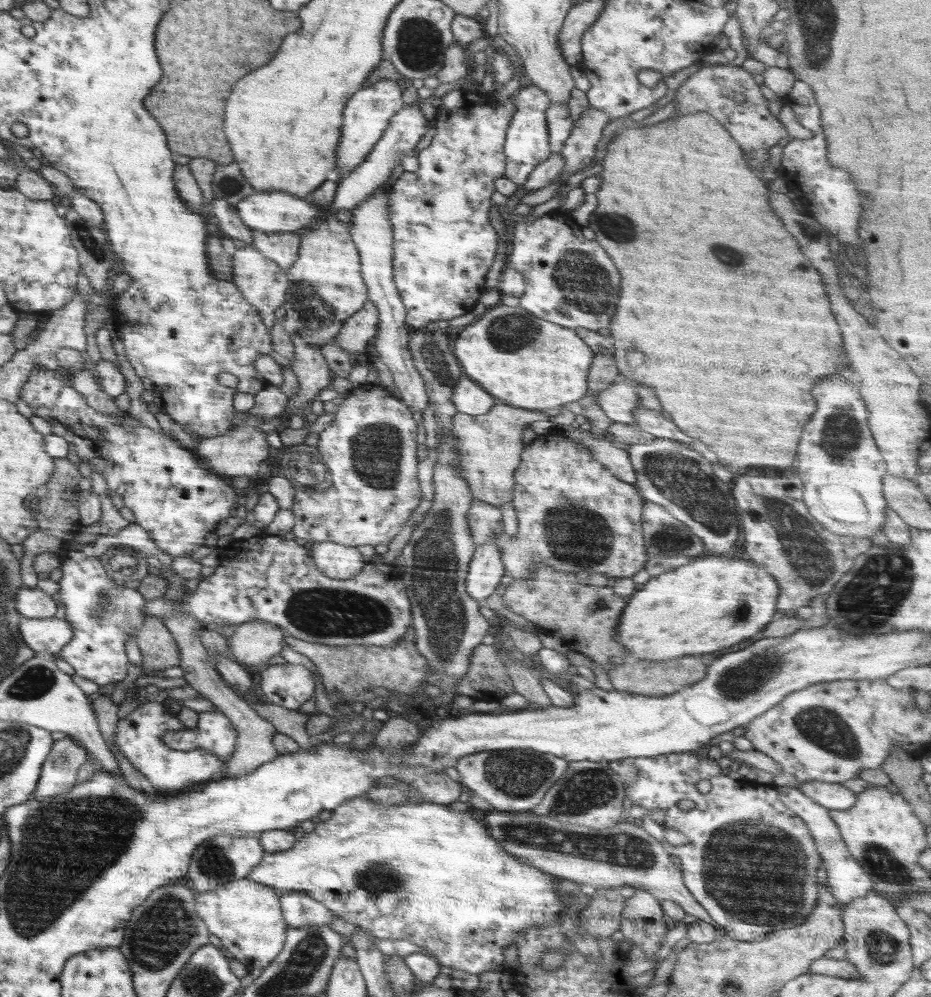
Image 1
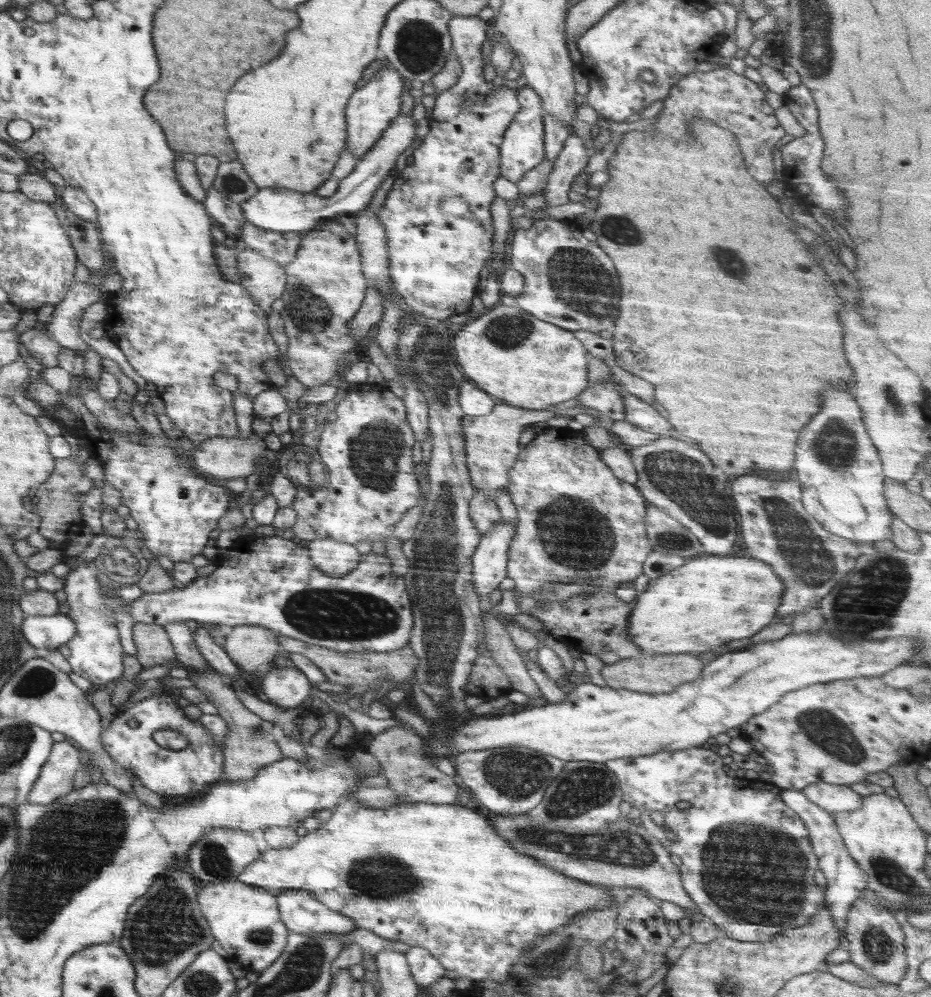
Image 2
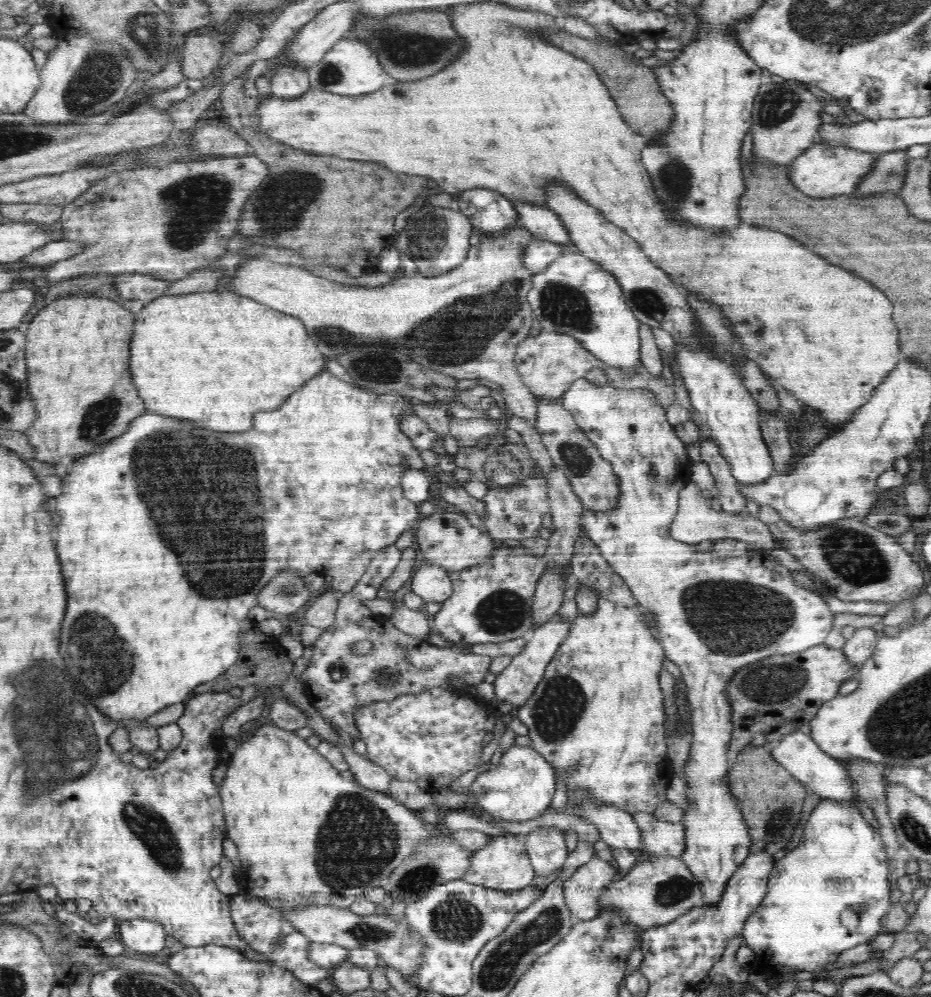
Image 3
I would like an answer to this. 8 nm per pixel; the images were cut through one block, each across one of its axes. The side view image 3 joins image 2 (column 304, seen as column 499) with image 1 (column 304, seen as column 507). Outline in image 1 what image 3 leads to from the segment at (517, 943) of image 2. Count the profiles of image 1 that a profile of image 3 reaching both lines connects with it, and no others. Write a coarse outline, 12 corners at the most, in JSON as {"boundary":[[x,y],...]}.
{"boundary":[[354,797],[245,877],[474,976],[559,878],[448,805]]}

